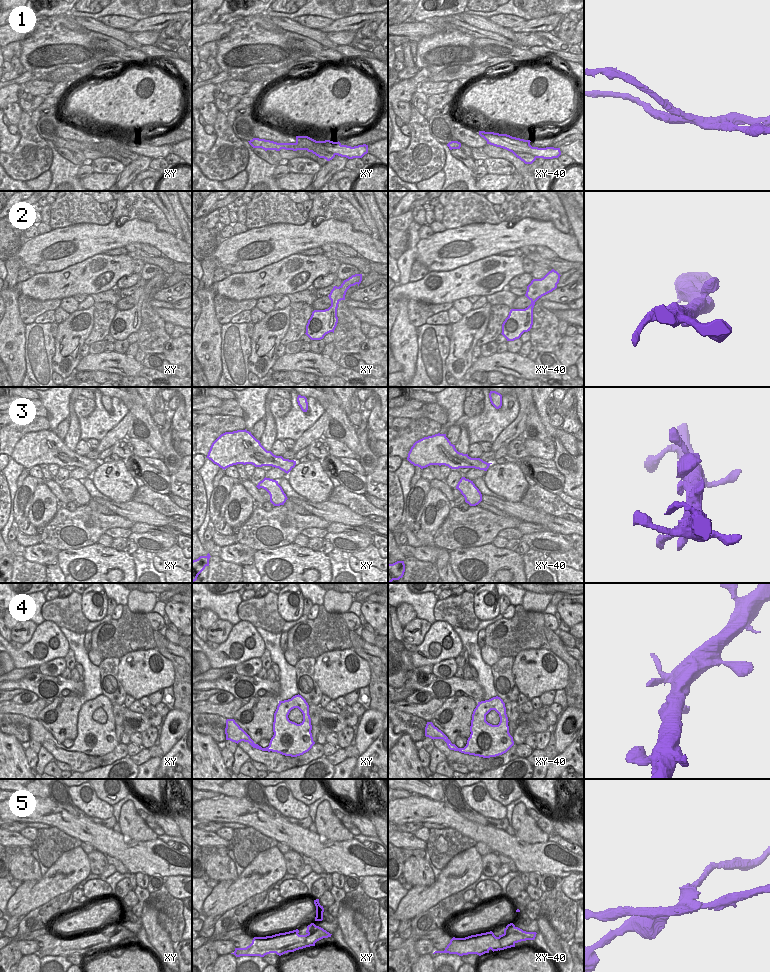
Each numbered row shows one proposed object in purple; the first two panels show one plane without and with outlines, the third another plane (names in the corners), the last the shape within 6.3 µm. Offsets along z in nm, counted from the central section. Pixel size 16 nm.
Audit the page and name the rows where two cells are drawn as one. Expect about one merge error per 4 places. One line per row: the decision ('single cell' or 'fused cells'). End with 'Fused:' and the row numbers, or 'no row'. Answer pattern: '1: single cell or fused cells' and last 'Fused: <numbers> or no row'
1: fused cells
2: single cell
3: single cell
4: single cell
5: fused cells
Fused: 1, 5

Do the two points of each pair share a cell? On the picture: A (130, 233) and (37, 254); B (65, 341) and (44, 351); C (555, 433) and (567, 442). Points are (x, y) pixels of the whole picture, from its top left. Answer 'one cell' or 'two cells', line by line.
A: one cell
B: two cells
C: one cell

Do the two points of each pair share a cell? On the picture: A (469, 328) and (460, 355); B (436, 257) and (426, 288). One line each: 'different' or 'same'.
A: same
B: different

